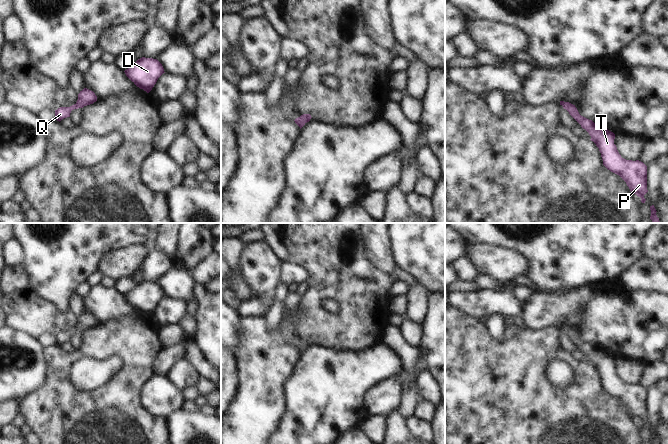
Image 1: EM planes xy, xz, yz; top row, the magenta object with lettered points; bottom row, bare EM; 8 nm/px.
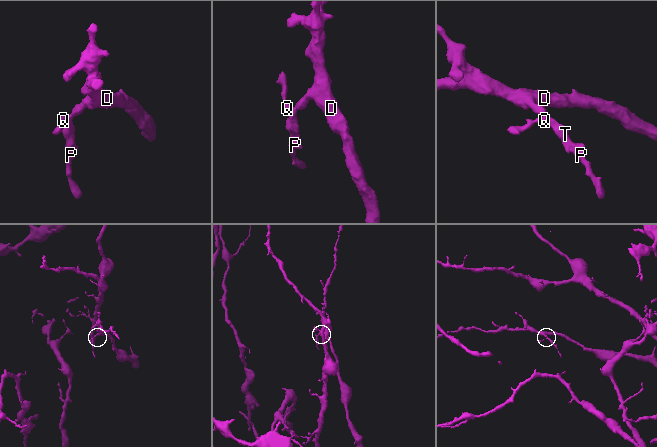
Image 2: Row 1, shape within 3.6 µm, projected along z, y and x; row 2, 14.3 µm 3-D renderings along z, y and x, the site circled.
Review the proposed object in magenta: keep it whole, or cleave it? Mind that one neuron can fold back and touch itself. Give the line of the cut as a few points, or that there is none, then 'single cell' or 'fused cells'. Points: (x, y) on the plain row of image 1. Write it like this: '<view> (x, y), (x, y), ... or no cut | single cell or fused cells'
no cut | single cell

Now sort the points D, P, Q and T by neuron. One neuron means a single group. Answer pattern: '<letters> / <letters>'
D P Q T

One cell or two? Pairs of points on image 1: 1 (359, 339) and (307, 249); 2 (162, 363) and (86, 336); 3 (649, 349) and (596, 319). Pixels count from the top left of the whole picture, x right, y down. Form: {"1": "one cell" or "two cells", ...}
{"1": "one cell", "2": "two cells", "3": "one cell"}

